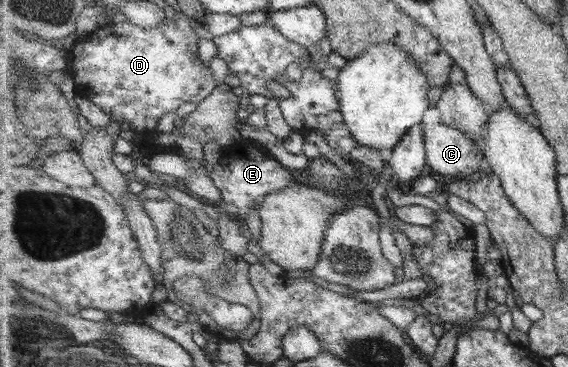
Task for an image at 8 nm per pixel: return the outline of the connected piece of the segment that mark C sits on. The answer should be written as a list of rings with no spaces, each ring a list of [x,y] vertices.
[[[445,123],[423,126],[428,166],[442,177],[470,177],[484,169],[484,150],[462,130]]]

